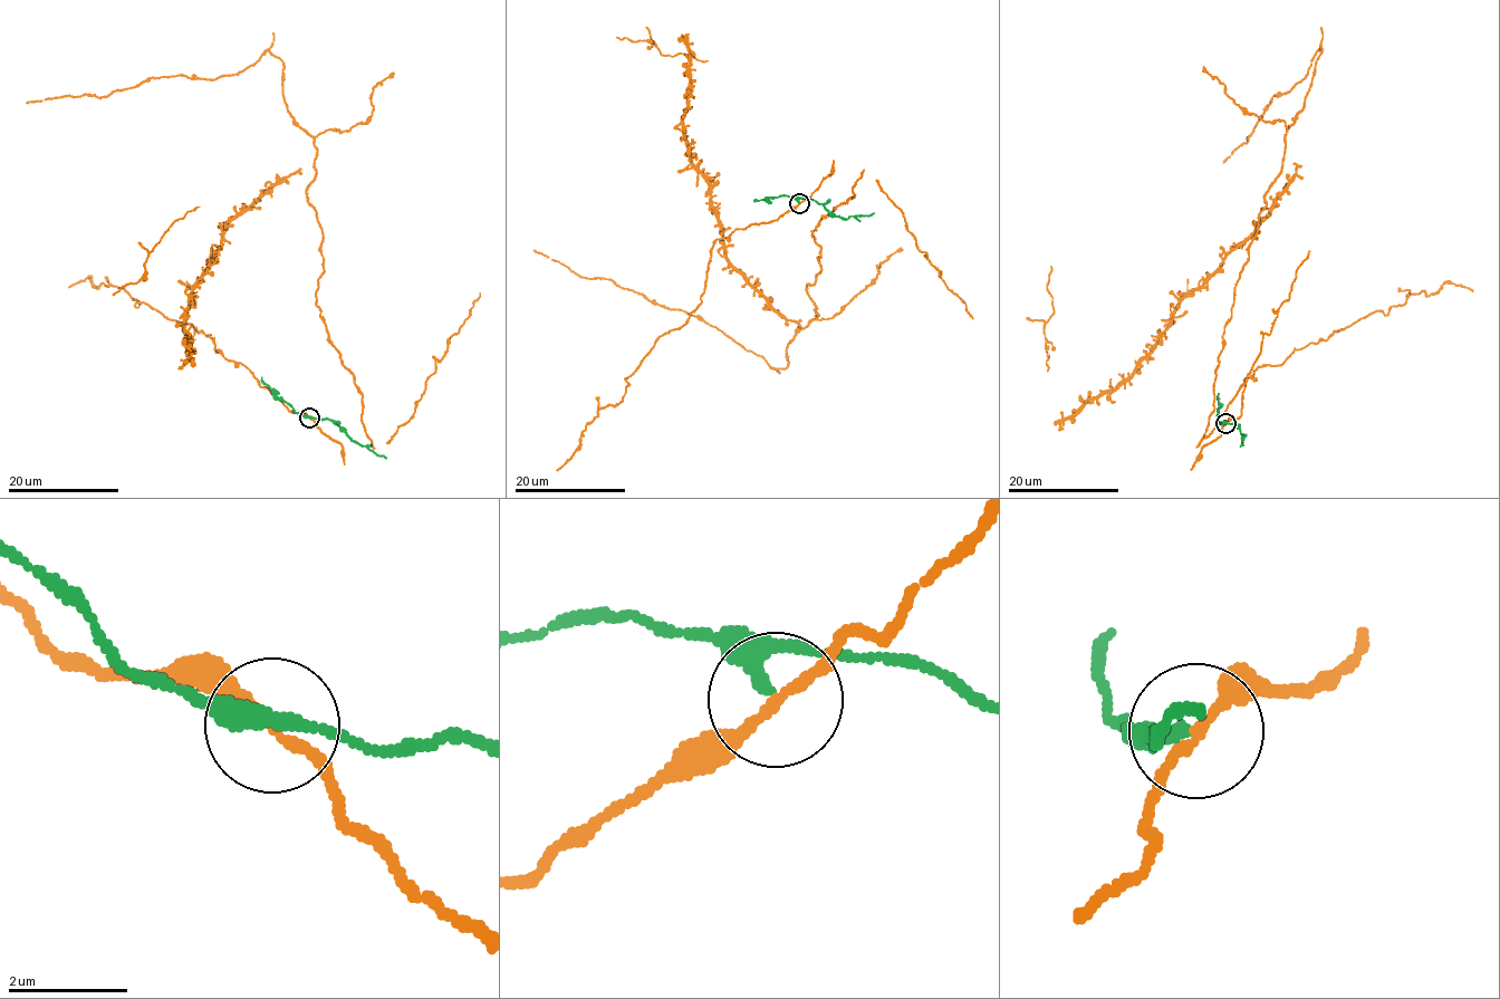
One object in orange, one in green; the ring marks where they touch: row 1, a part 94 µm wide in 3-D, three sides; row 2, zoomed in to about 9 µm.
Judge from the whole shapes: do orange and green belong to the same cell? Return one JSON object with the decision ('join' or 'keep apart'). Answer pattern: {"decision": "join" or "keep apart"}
{"decision": "keep apart"}

